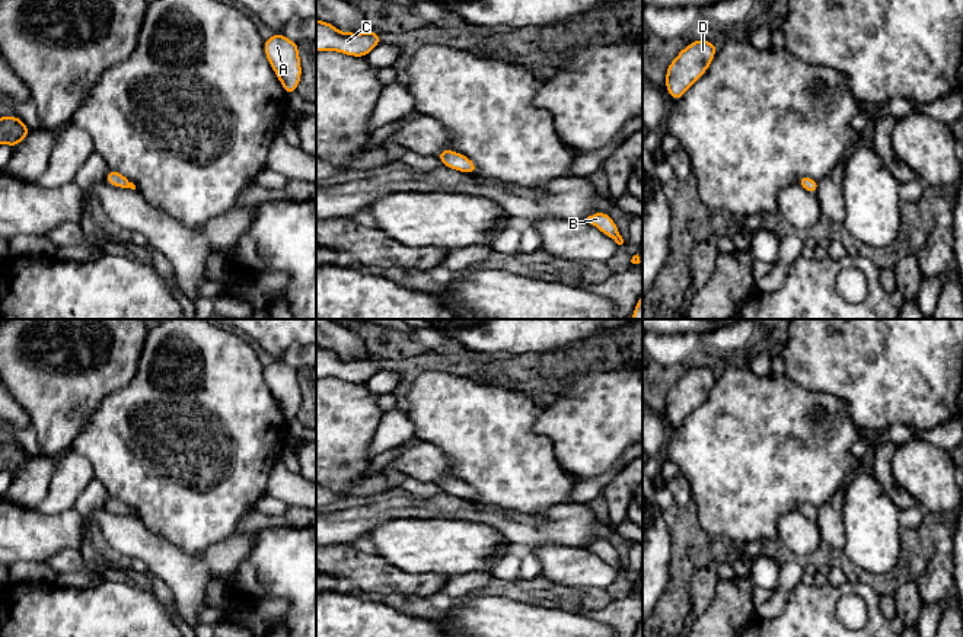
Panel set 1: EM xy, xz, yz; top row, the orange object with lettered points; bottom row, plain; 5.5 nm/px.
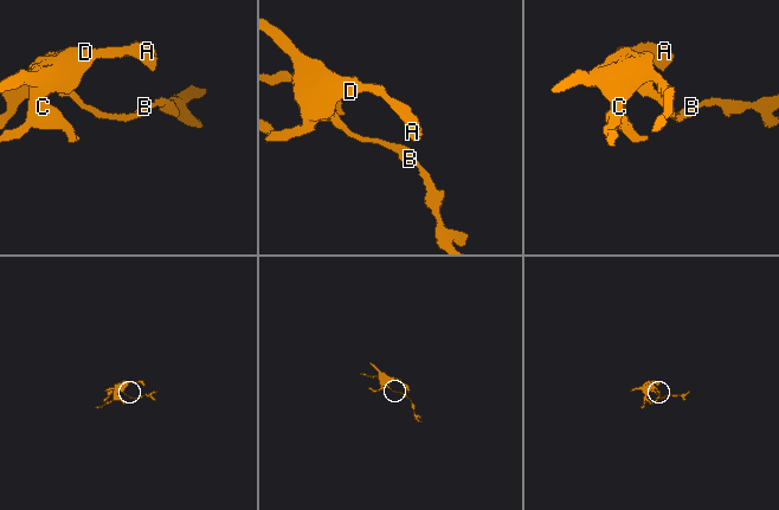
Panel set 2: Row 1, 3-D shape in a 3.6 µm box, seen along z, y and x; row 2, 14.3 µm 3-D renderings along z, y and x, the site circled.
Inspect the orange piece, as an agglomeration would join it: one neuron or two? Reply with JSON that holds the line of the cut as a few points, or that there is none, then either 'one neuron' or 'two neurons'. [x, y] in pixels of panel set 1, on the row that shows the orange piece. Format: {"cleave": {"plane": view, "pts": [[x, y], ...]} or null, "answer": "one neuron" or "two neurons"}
{"cleave": null, "answer": "one neuron"}

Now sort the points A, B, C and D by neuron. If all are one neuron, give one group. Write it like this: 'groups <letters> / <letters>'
groups A B C D

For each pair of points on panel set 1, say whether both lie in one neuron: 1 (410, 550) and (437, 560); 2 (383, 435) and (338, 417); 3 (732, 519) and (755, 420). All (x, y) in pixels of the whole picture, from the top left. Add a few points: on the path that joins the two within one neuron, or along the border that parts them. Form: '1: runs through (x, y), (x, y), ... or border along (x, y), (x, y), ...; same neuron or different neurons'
1: runs through (417, 550), (427, 550), (430, 553); same neuron
2: border along (385, 411), (369, 446), (370, 456); different neurons
3: runs through (740, 494), (742, 480), (755, 445); same neuron

